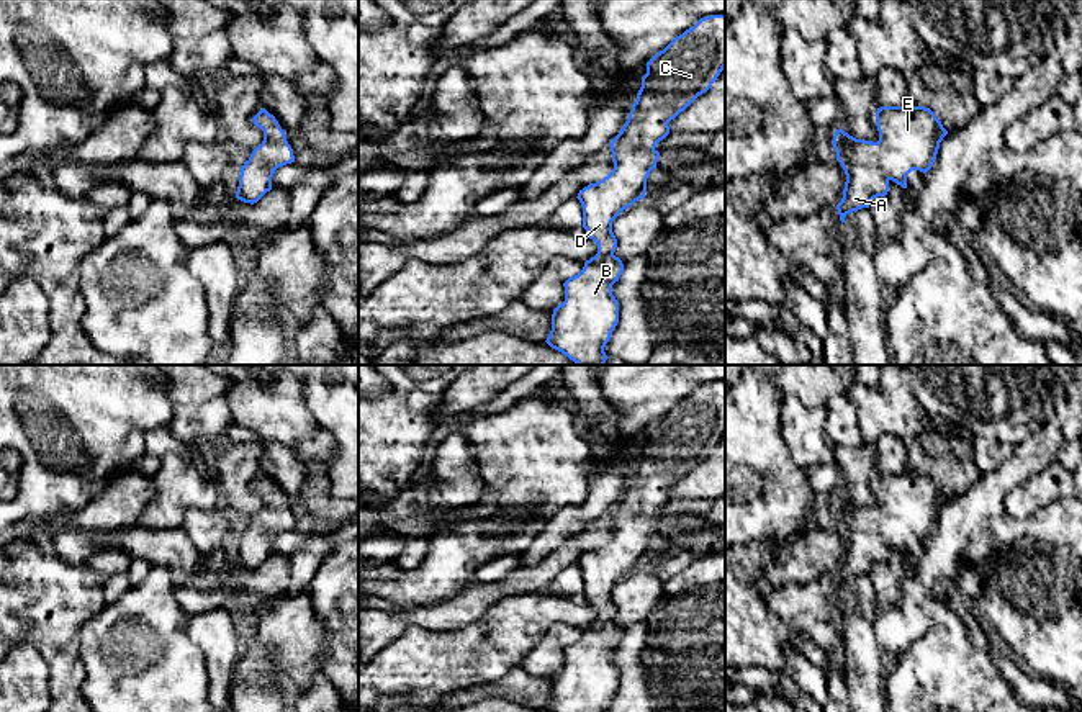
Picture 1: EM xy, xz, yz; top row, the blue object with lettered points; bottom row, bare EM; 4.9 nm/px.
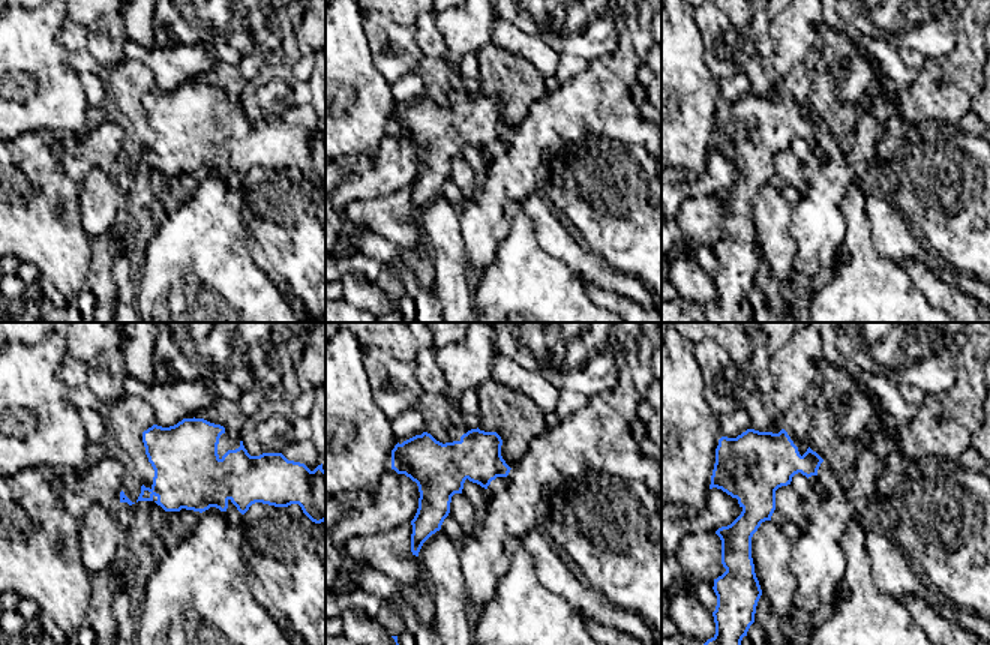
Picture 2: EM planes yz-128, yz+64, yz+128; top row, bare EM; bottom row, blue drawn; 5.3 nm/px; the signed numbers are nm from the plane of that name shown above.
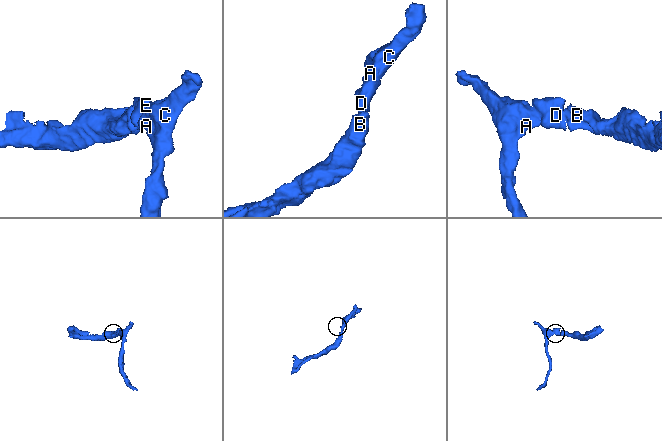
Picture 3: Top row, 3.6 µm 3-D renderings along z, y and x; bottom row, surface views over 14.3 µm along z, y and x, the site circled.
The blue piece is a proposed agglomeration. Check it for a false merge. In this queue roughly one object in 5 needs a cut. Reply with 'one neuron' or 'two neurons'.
one neuron

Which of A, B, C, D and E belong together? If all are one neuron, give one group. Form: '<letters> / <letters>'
A B C D E

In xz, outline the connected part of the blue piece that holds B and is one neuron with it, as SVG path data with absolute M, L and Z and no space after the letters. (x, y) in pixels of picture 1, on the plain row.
M725 381L701 385L692 394L676 403L663 417L647 429L647 440L620 499L611 507L614 535L596 550L578 560L583 573L583 594L597 612L597 620L584 629L583 637L570 643L565 668L553 676L548 712L606 712L619 689L619 668L612 651L619 648L624 630L614 622L617 606L612 588L635 568L645 565L647 545L660 519L655 516L669 501L668 489L684 478L699 462L706 460L725 435Z

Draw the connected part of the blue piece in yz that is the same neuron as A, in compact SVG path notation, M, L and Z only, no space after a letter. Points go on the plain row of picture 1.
M881 473L876 478L879 507L856 506L841 494L833 501L833 516L846 548L836 571L840 588L874 565L886 563L889 548L907 555L912 537L926 540L948 501L936 481L925 473Z

